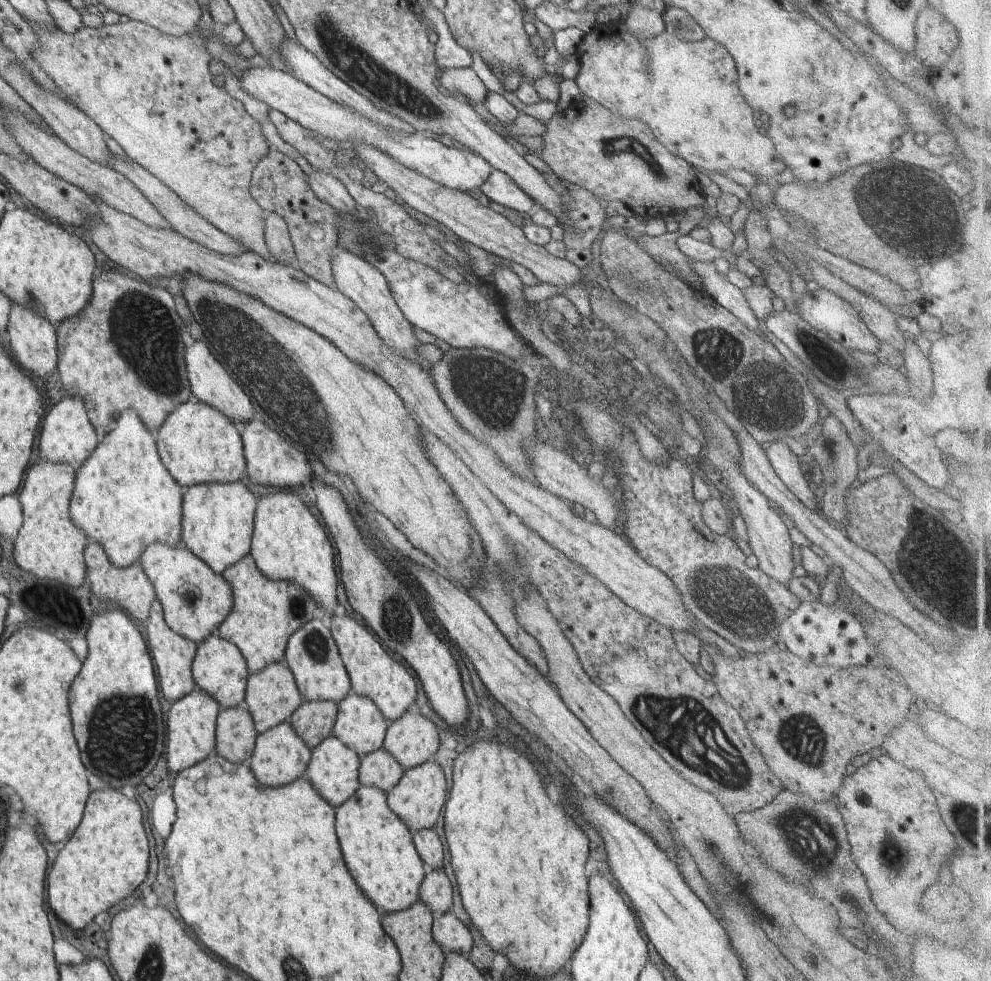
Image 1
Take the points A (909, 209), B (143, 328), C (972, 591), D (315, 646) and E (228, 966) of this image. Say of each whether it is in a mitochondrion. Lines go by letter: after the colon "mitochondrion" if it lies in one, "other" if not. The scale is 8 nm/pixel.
A: mitochondrion
B: mitochondrion
C: mitochondrion
D: mitochondrion
E: other

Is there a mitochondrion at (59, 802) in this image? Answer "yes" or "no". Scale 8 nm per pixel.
no

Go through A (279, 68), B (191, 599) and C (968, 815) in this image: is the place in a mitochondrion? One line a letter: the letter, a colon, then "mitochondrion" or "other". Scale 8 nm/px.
A: other
B: other
C: mitochondrion

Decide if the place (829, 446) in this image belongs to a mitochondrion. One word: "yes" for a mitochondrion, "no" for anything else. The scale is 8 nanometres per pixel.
no

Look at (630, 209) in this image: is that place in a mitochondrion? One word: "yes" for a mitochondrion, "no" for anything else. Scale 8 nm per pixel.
no

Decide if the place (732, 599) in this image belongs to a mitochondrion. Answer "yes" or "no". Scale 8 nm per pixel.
yes

